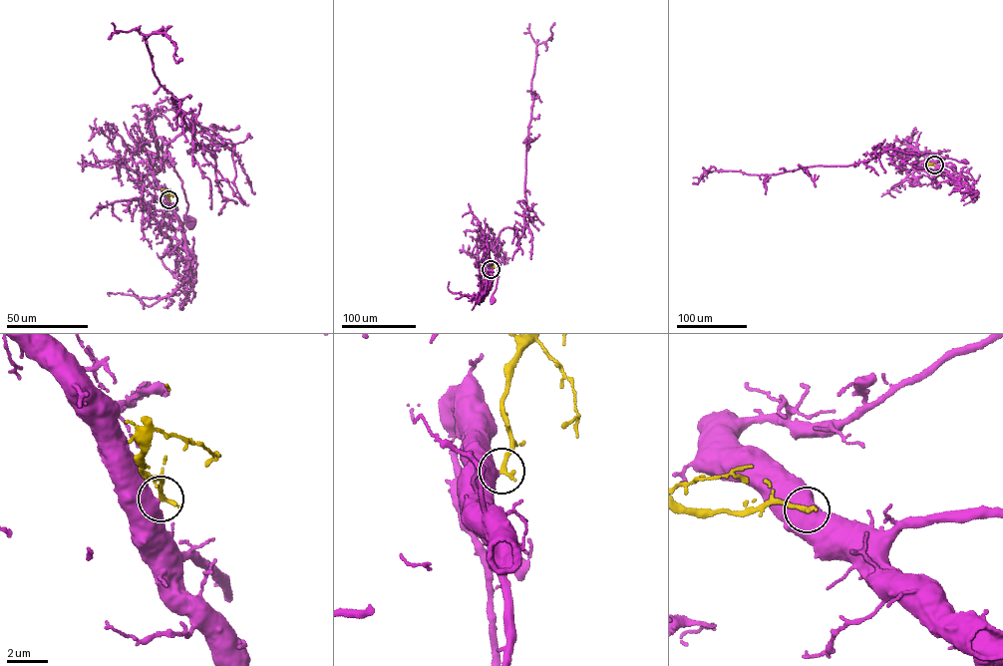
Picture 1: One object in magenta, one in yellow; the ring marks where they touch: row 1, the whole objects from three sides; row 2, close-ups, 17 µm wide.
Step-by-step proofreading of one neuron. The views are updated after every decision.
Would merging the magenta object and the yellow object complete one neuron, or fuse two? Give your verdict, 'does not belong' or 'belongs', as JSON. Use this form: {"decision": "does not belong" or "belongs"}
{"decision": "belongs"}

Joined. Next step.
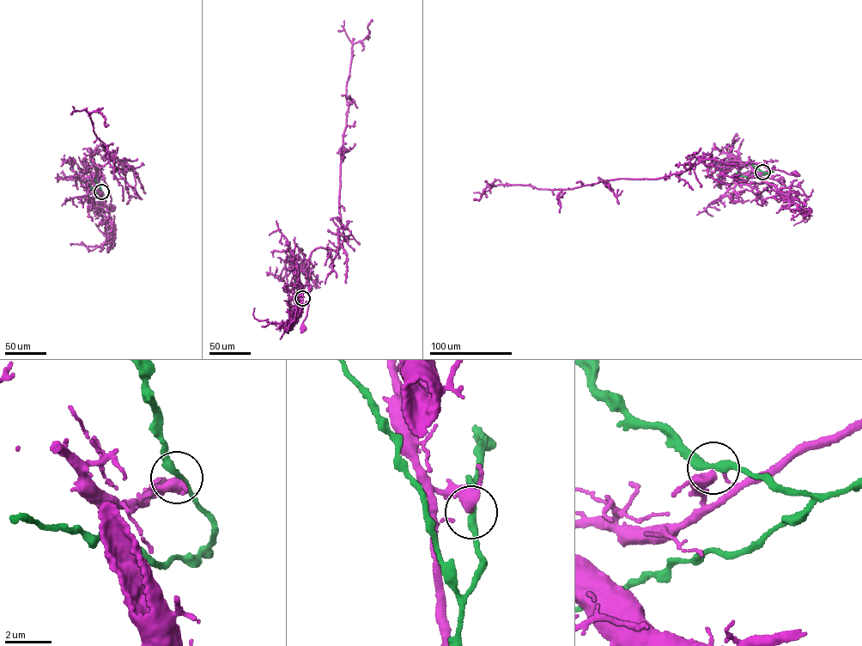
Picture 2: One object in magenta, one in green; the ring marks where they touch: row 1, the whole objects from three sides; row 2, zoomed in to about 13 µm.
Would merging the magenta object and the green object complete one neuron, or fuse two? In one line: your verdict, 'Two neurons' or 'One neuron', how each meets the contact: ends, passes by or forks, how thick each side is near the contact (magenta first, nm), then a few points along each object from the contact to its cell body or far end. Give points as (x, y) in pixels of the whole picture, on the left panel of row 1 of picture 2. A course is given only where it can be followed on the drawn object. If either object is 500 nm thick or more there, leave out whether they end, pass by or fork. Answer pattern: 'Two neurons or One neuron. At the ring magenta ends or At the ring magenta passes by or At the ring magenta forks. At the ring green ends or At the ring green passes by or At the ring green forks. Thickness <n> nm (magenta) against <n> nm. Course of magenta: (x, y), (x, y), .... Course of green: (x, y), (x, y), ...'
One neuron. At the ring magenta passes by. At the ring green passes by. Thickness 360 nm (magenta) against 340 nm. Course of magenta: (101, 191), (95, 188), (86, 167), (104, 179), (112, 207). Course of green: (101, 191), (100, 194), (95, 192), (85, 178)

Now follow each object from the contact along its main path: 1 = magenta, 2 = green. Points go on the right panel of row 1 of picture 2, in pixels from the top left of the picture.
1: (762, 172), (756, 173), (744, 162), (730, 166), (754, 162), (788, 173), (795, 173)
2: (762, 172), (766, 173), (749, 178), (737, 175), (737, 172)

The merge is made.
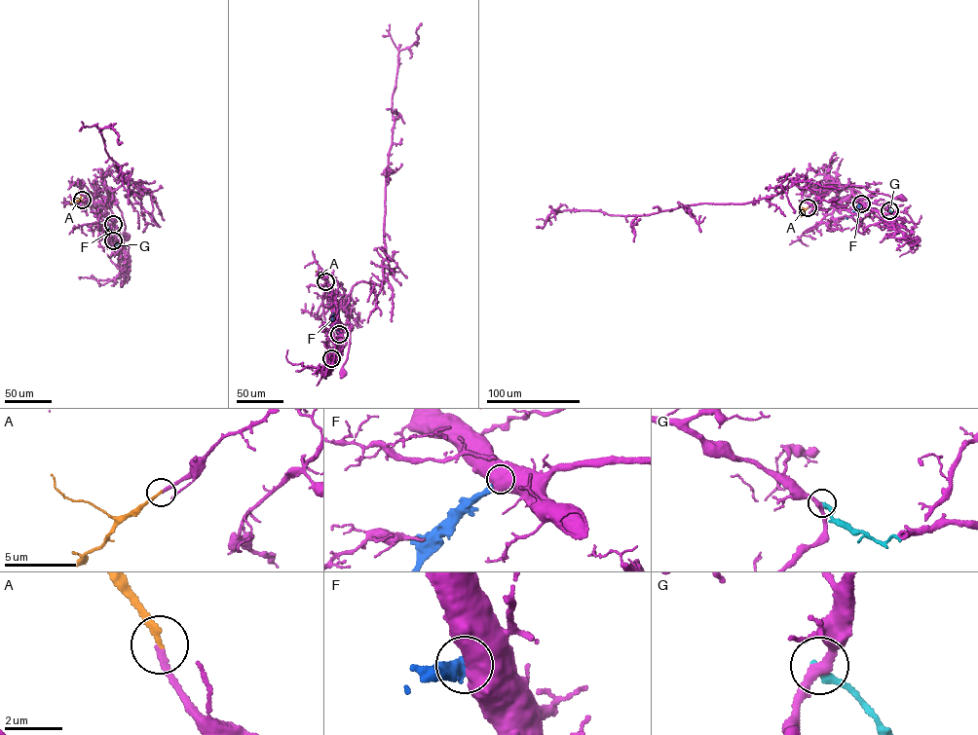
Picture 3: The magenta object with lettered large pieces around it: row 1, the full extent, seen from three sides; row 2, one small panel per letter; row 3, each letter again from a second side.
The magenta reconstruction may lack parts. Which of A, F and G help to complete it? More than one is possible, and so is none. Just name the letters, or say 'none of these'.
A

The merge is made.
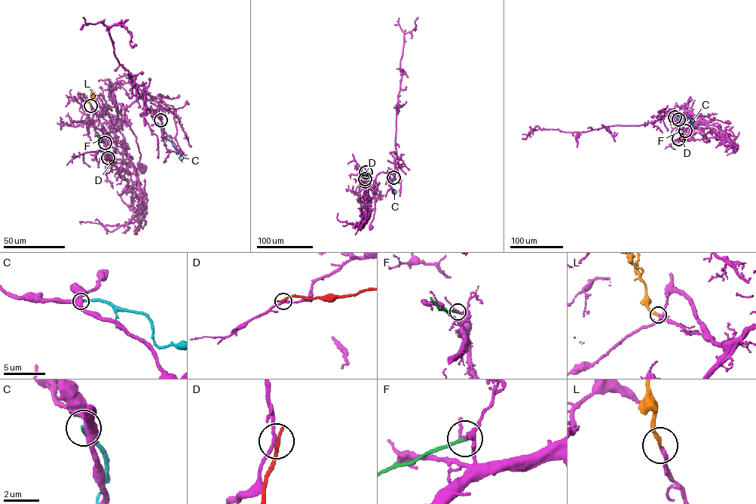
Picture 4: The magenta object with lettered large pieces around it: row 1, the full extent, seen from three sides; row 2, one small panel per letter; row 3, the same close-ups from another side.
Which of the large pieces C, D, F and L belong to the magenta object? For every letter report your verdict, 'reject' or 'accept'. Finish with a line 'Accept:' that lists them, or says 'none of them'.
C: reject
D: reject
F: reject
L: accept
Accept: L

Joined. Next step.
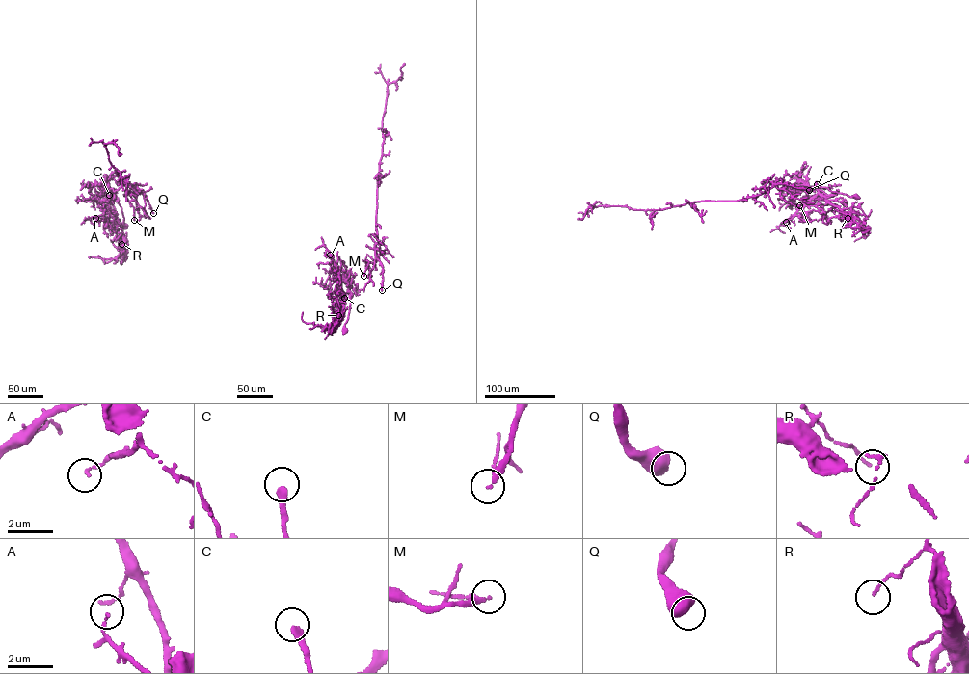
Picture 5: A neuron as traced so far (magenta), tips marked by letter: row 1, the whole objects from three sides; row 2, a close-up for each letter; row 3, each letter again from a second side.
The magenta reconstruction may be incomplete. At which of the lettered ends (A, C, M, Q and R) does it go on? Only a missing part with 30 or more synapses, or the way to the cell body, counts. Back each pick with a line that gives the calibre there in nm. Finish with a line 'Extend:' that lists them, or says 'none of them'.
Extend: none of them

